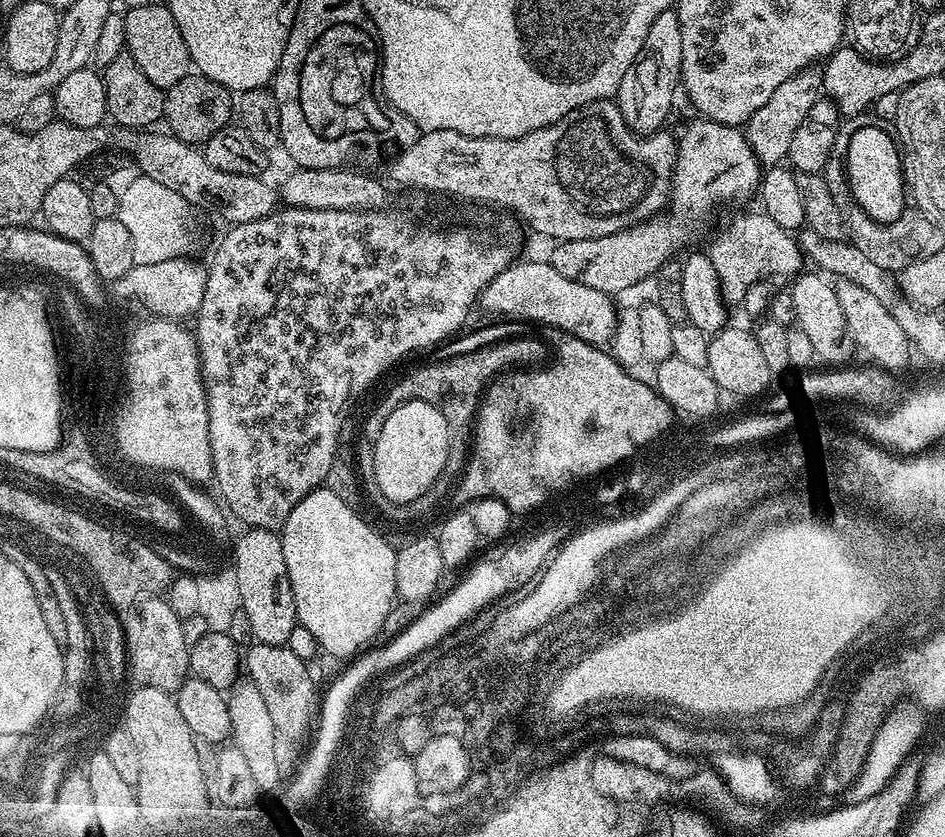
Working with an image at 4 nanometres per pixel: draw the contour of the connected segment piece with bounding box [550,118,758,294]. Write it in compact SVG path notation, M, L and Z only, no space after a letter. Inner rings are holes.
M707 118L695 119L676 136L676 164L672 167L672 195L666 214L602 238L557 243L550 263L558 274L609 294L624 292L647 276L648 279L655 277L656 271L667 260L673 259L672 248L680 248L698 239L700 223L723 200L757 187L757 177L747 176L752 164L757 163L747 135L731 124L719 124Z

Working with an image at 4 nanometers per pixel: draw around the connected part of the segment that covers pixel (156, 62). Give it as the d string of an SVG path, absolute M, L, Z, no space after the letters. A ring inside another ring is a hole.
M158 2L154 6L134 6L123 13L126 22L127 55L138 62L142 74L154 82L162 90L167 90L194 72L190 58L190 50L186 50L186 38L182 38L182 30L178 30L178 22L174 22L174 14L167 3Z

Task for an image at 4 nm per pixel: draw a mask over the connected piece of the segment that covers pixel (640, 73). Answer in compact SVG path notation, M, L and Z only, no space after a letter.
M669 10L658 14L654 18L654 26L650 26L650 34L646 34L646 42L642 42L642 50L638 54L635 64L628 71L628 76L622 78L622 86L618 86L614 97L616 105L622 110L622 118L632 132L642 136L649 136L651 132L659 132L665 127L668 120L668 111L672 108L672 99L678 96L680 84L680 67L682 66L682 30L678 22L678 14Z

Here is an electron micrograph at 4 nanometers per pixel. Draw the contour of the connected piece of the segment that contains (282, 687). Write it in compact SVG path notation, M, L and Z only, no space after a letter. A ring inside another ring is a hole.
M253 643L251 647L246 652L246 670L252 674L250 683L262 694L270 718L274 718L276 727L285 737L293 736L300 740L305 735L305 739L313 731L320 710L321 693L318 688L316 692L316 680L308 669L311 667L287 646Z

